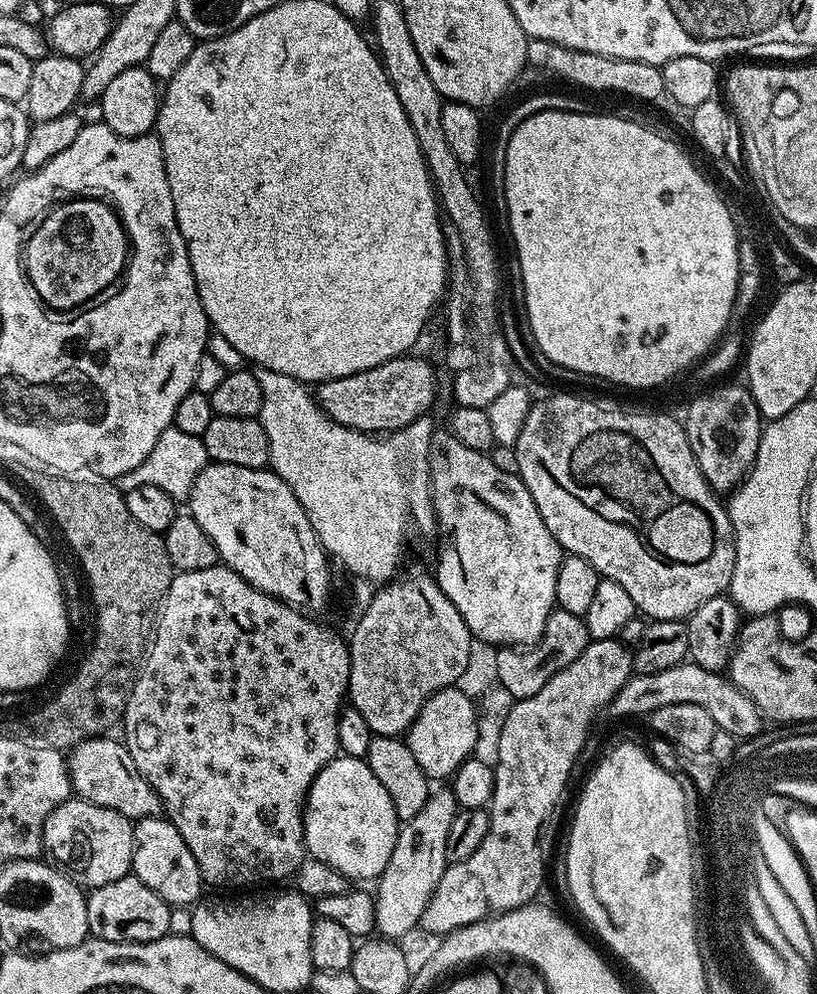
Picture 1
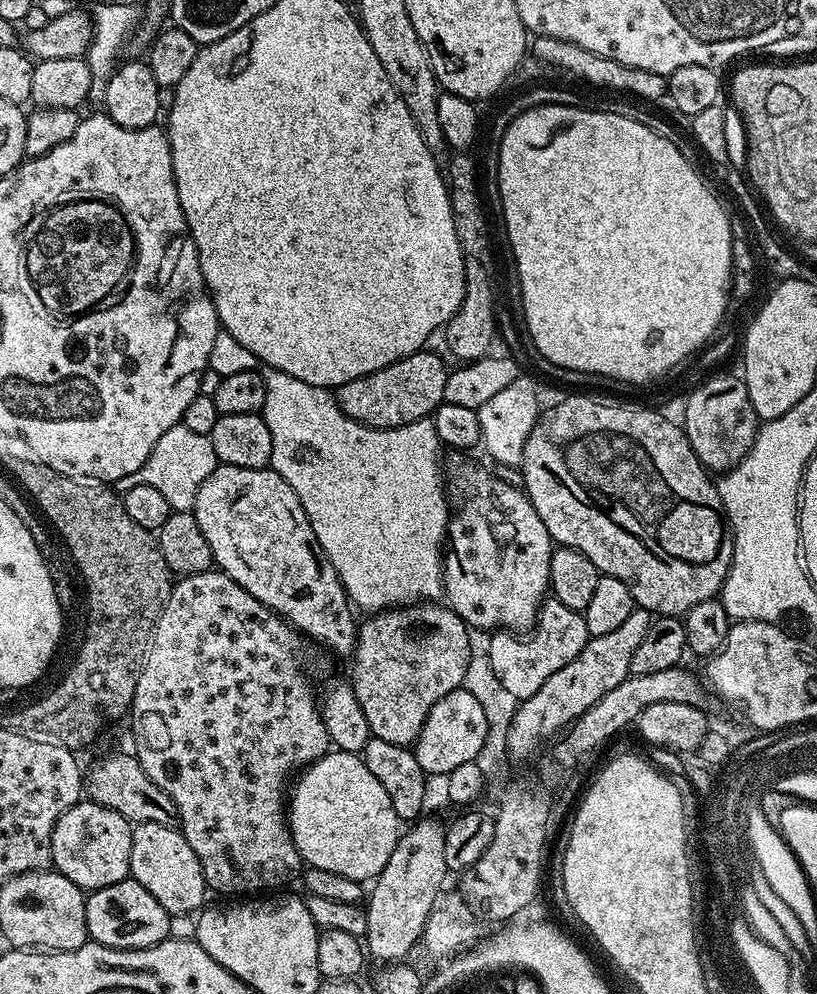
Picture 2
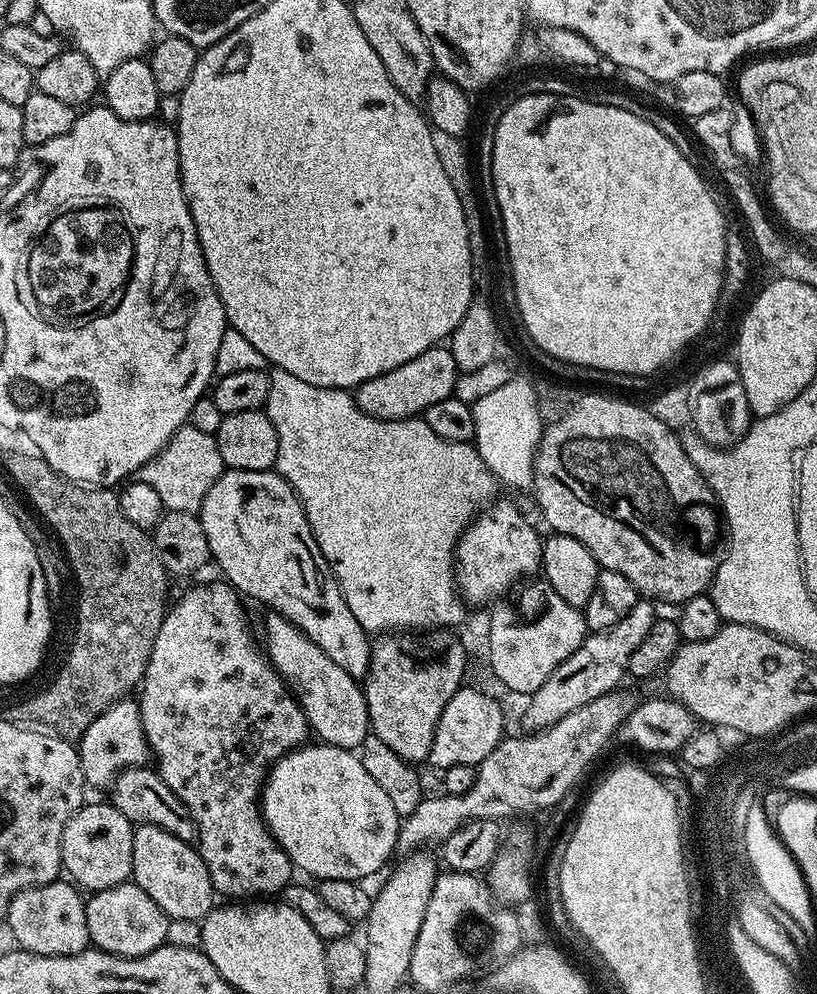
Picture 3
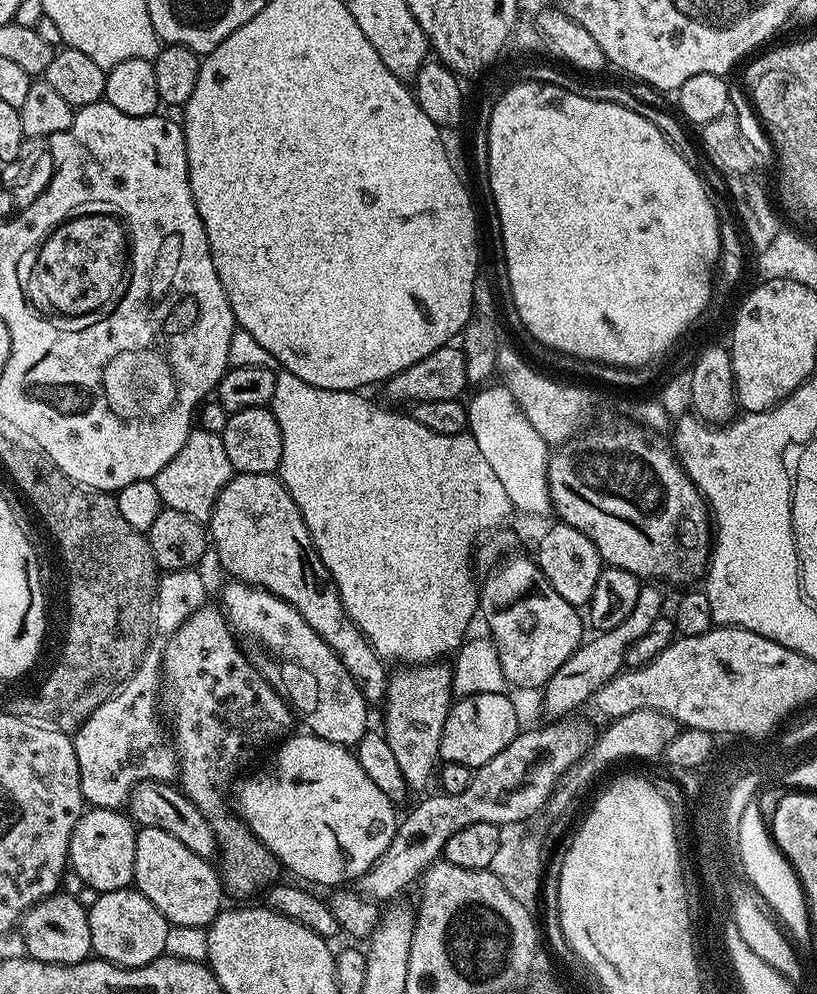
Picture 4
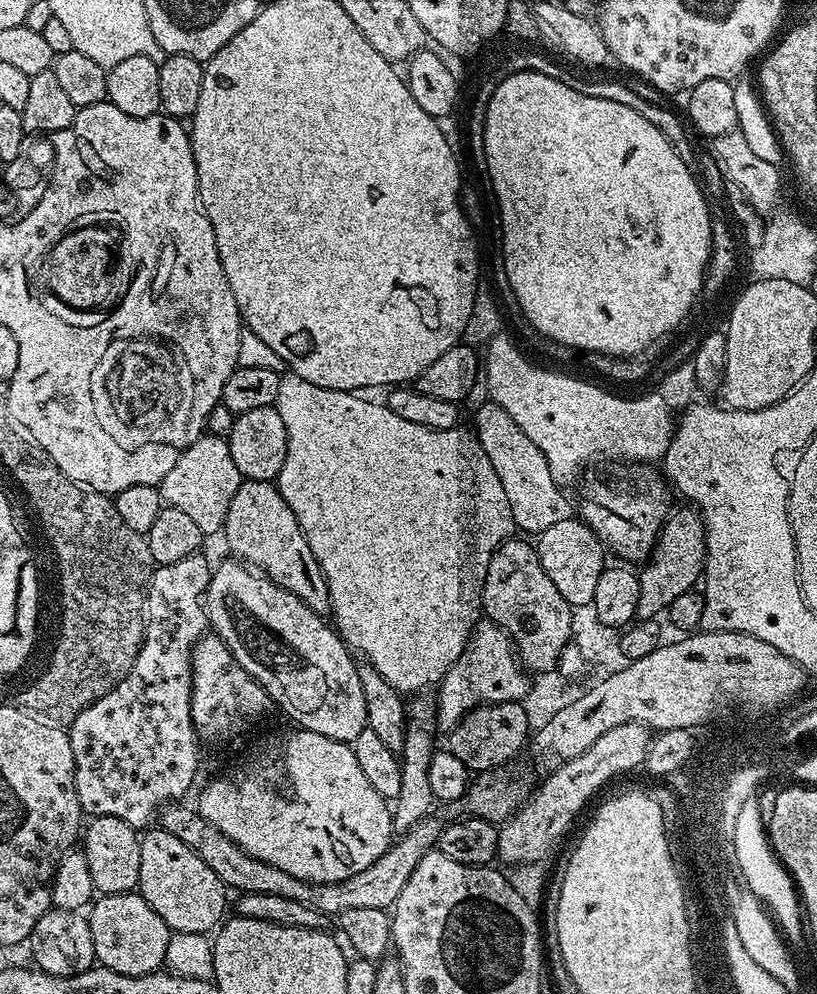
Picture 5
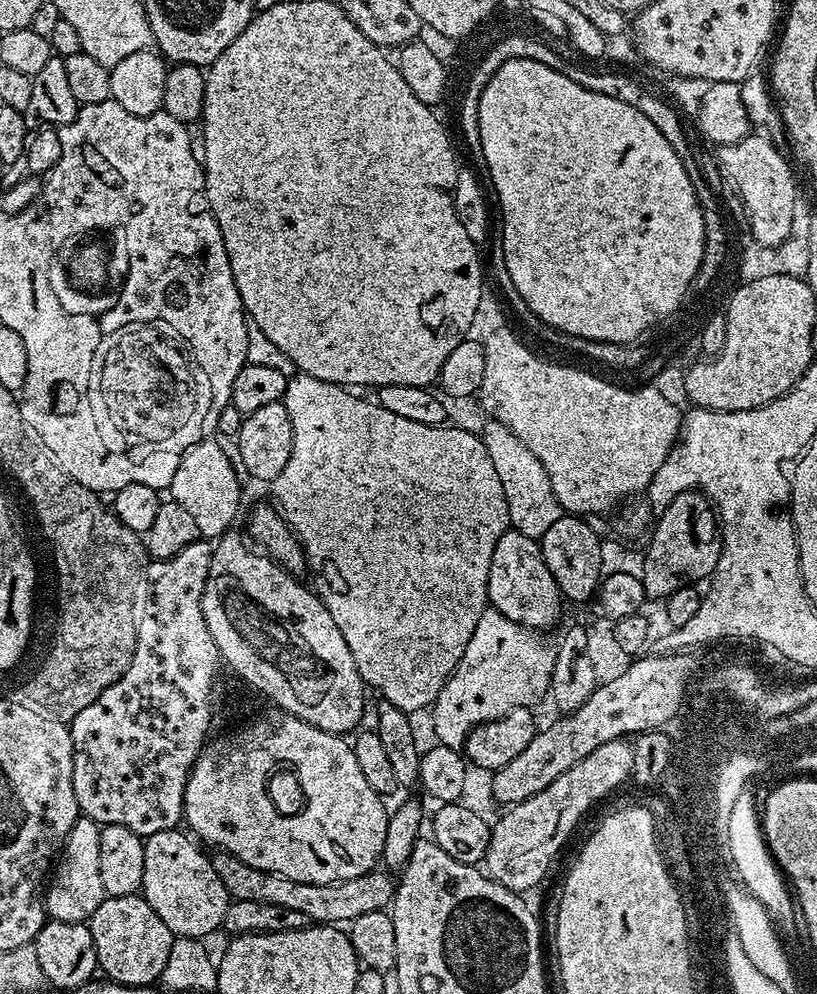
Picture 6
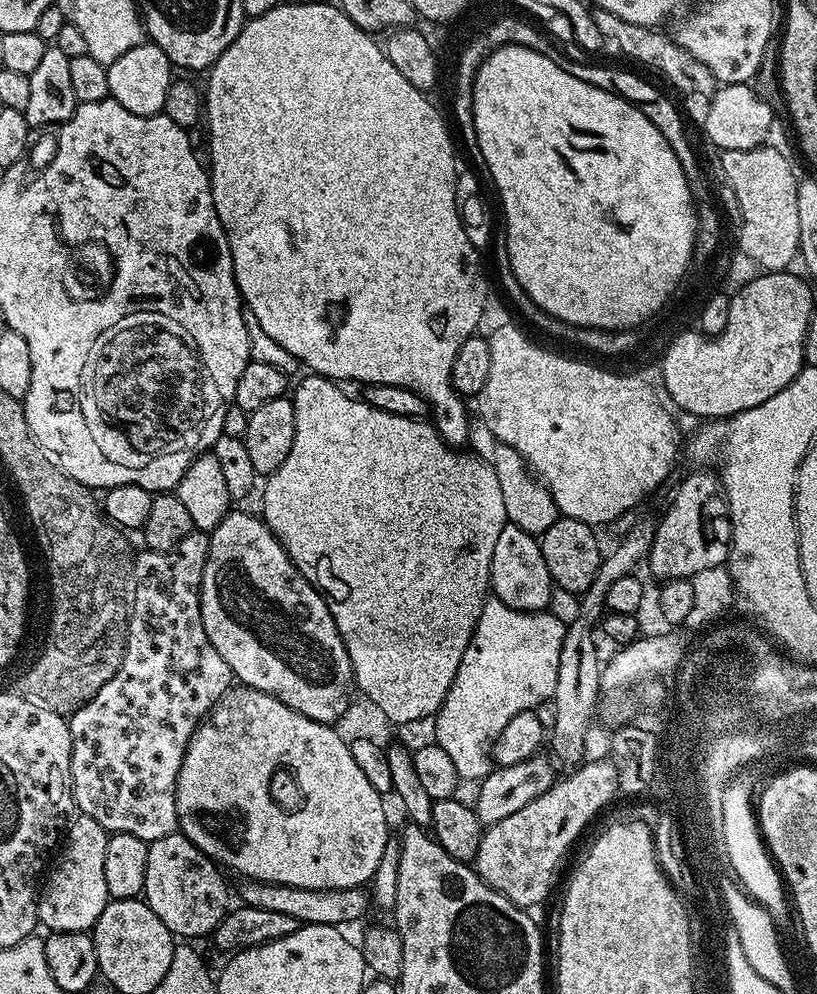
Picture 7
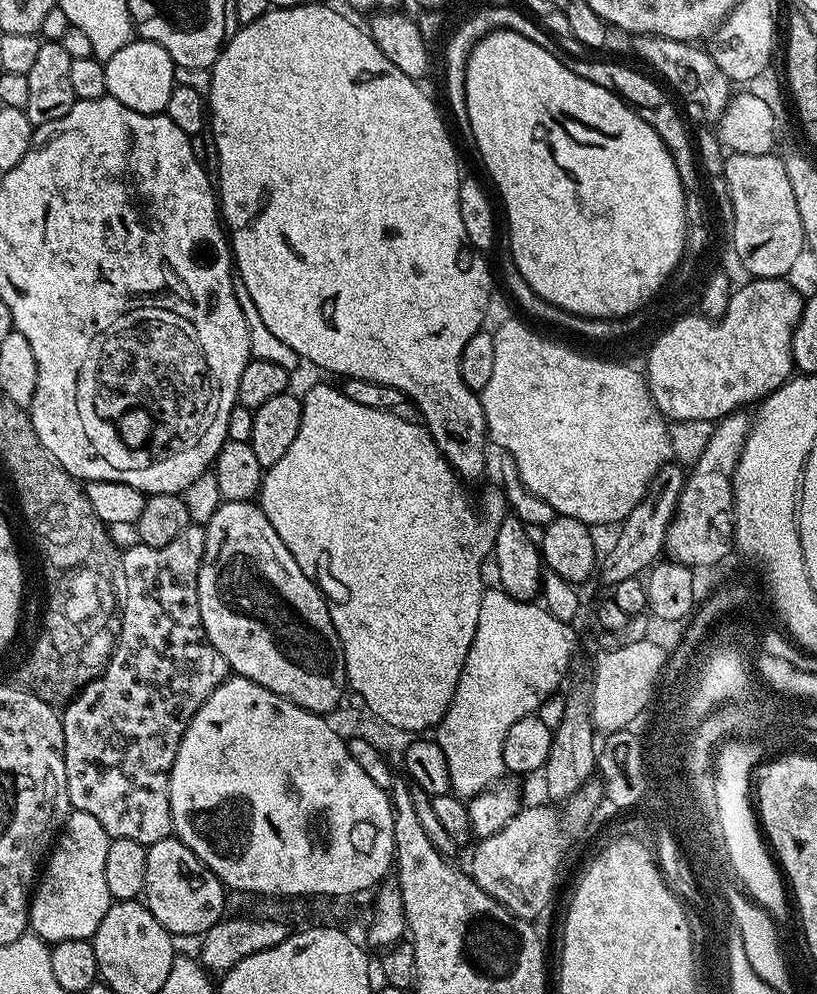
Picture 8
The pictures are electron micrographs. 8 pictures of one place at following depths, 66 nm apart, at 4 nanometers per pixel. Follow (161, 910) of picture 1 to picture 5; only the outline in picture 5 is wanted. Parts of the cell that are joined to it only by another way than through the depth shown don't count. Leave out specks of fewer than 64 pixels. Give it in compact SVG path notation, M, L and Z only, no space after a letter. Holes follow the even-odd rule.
M139 891L101 895L87 913L90 938L94 938L96 964L123 976L145 976L165 967L166 946L172 932Z

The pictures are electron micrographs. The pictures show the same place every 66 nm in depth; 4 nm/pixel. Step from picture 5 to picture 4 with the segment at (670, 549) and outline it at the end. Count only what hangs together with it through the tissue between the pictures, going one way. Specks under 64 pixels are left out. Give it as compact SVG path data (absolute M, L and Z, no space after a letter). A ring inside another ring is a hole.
M652 582L645 583L638 594L638 602L634 606L630 618L609 632L601 632L594 636L594 640L589 639L580 645L580 649L575 652L570 659L564 663L562 670L550 678L550 682L544 686L544 707L543 711L552 718L564 718L575 708L583 709L588 703L588 699L602 687L610 678L614 678L624 668L624 655L626 650L635 640L642 638L650 626L654 626L656 620L661 619L664 608L664 596L659 592L657 585Z

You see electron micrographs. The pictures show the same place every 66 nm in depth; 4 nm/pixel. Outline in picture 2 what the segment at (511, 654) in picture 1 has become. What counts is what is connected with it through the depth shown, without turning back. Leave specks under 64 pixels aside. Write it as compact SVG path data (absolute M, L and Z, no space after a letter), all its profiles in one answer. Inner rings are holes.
M555 598L545 599L540 605L536 627L523 636L511 630L496 630L490 636L489 662L498 680L519 701L538 694L539 688L566 662L574 662L589 642L588 627L582 612L562 606ZM525 639L525 640L524 640Z

